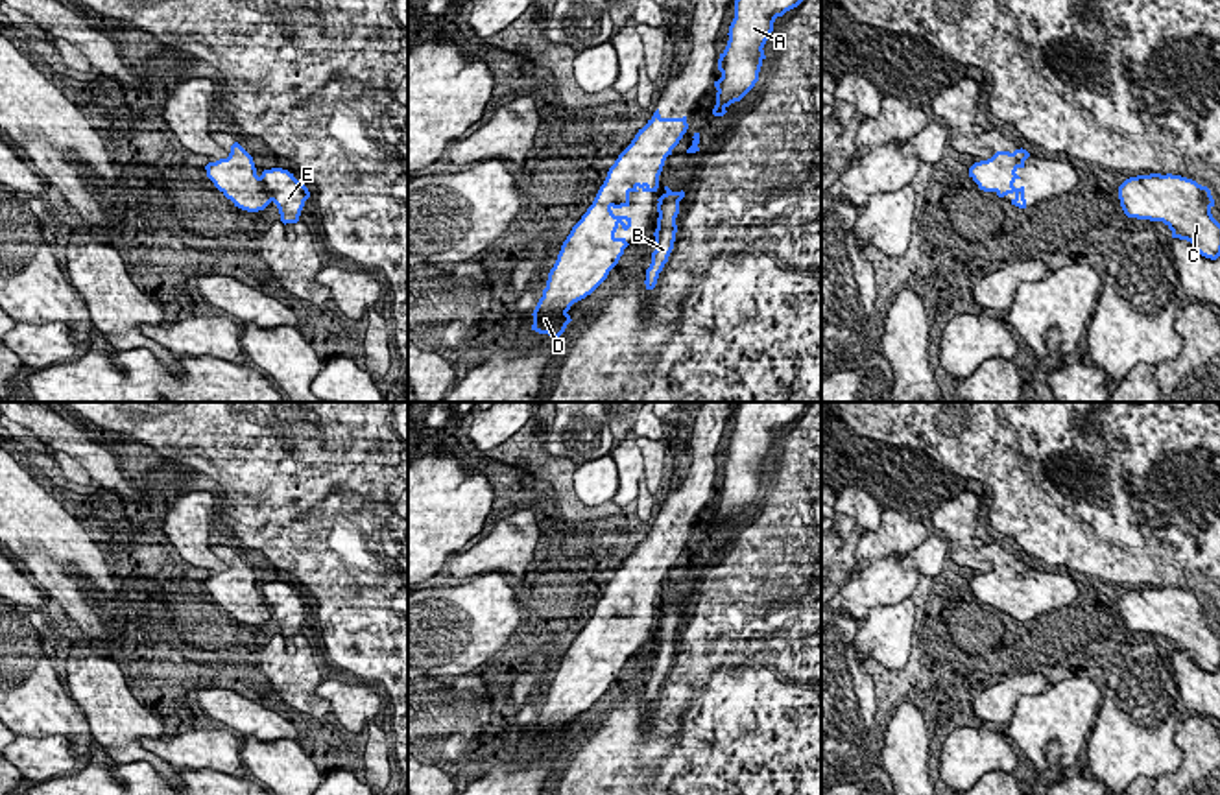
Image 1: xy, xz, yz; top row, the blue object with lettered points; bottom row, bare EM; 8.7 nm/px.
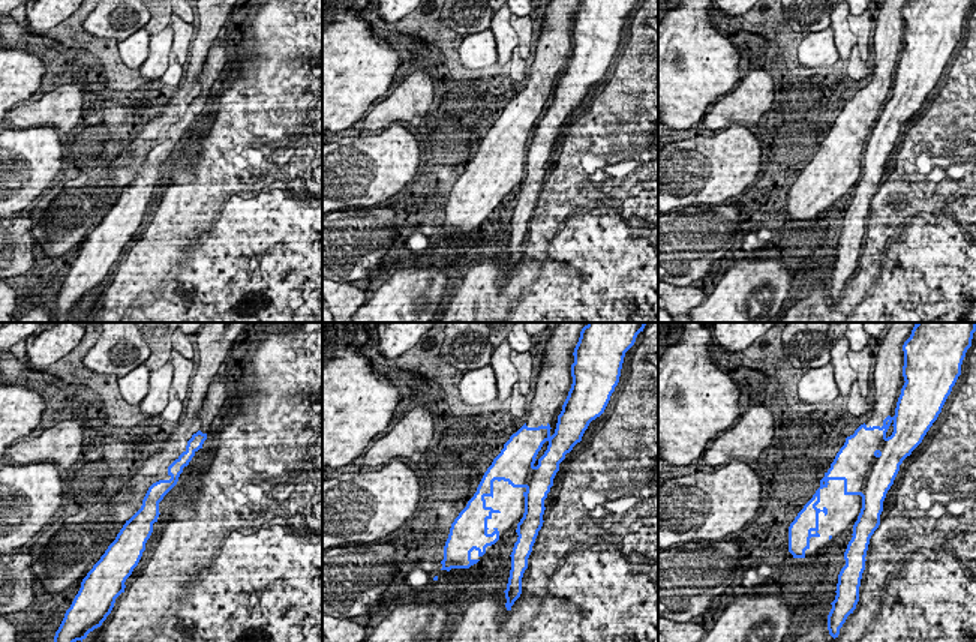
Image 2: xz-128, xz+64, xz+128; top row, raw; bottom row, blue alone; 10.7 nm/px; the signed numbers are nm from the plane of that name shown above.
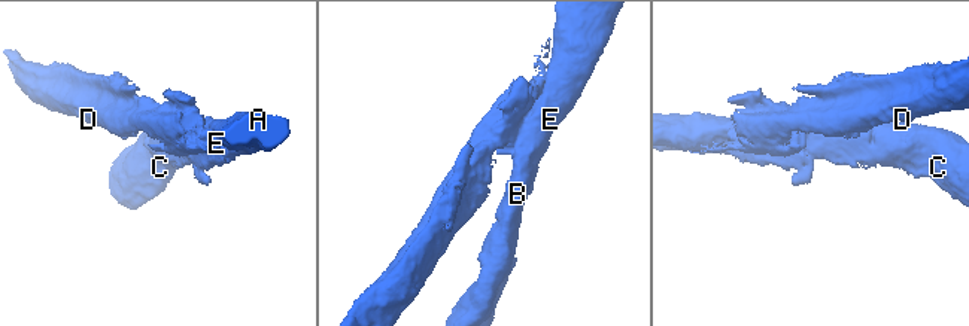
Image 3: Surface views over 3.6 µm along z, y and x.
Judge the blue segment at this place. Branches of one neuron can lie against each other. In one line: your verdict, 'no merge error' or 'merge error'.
merge error

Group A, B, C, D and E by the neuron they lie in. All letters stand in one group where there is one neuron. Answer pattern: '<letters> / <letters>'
A B C E / D

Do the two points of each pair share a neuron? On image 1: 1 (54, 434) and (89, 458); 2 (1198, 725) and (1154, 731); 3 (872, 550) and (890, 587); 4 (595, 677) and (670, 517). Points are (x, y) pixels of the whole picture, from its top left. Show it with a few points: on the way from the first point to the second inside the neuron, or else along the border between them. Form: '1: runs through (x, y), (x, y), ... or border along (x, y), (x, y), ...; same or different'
1: runs through (63, 436), (80, 449); same
2: border along (1176, 727), (1174, 740), (1182, 764), (1167, 771); different
3: border along (897, 557), (873, 559), (864, 569); different
4: runs through (598, 635), (600, 622), (650, 580), (650, 559); same

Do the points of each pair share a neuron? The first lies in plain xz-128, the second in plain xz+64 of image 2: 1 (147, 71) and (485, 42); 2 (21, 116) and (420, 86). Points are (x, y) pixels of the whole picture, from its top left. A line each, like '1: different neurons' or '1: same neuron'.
1: different neurons
2: same neuron

